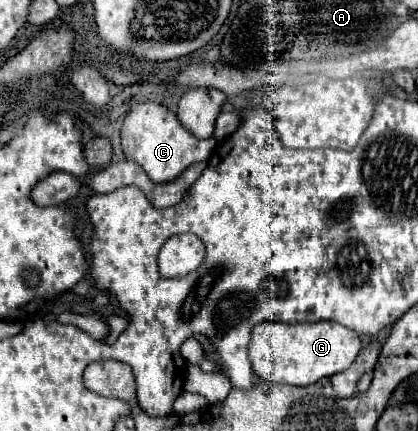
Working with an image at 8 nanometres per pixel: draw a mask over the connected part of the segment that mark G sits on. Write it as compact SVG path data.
M260 322L252 328L250 340L250 362L252 370L268 380L292 386L314 384L320 378L338 374L352 366L362 342L358 334L338 322L302 322L302 324L284 324L284 322Z

